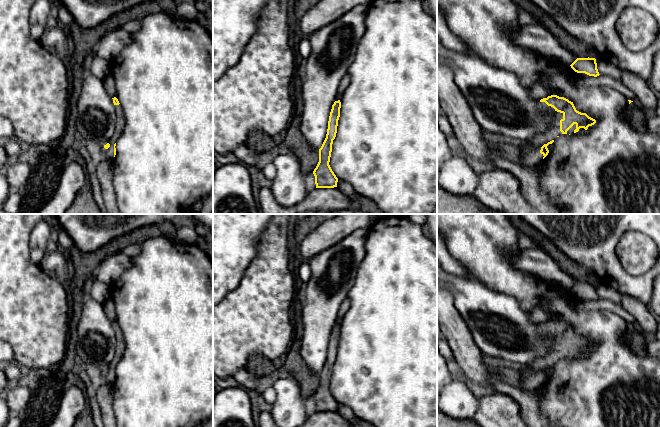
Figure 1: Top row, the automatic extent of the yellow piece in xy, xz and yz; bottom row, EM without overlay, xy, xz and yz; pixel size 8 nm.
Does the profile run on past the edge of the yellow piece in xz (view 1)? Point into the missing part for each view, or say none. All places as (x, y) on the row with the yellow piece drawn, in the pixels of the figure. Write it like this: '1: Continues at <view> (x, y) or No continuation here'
1: No continuation here

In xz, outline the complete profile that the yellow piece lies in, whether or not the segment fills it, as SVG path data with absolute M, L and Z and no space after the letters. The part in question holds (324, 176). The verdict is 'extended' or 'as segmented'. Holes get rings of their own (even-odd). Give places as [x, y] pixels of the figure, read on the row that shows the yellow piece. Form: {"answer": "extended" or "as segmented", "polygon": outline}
{"answer": "as segmented", "polygon": "M340 100L335 101L328 121L326 138L319 149L319 162L313 171L315 176L316 188L334 188L337 187L338 178L332 171L329 162L332 152L333 140L336 137L338 120L340 117Z"}

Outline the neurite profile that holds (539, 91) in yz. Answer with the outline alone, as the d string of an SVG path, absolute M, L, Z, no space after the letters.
M536 83L531 89L531 97L536 100L547 98L550 94L550 90L545 87L543 83Z

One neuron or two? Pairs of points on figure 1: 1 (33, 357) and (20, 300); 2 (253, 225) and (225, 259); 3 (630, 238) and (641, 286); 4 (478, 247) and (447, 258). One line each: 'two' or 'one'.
1: one
2: one
3: two
4: two

